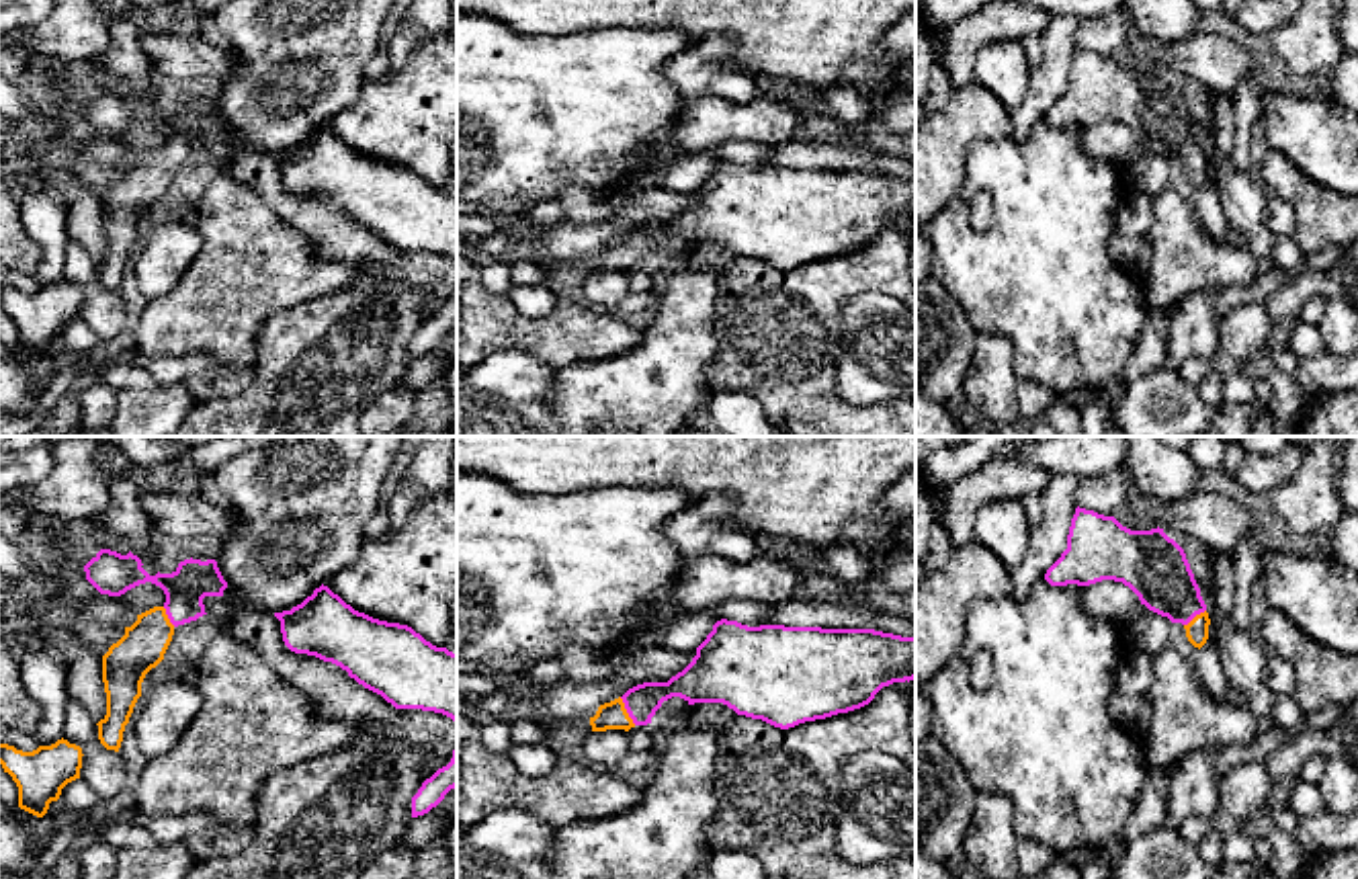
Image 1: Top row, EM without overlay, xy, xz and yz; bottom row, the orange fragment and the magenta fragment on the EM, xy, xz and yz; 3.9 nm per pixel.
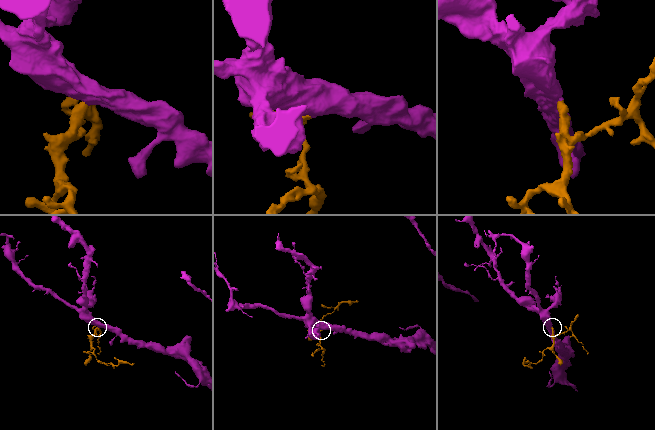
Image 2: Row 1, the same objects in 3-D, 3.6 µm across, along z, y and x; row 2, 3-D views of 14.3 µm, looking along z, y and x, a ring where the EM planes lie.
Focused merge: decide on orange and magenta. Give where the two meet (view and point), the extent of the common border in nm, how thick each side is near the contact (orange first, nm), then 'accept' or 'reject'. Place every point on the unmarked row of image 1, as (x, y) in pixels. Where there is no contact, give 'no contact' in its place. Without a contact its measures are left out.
meets orange in xz at (625, 253); contact 130 nm long; 110 nm thick on the orange side, 140 nm on the other; accept

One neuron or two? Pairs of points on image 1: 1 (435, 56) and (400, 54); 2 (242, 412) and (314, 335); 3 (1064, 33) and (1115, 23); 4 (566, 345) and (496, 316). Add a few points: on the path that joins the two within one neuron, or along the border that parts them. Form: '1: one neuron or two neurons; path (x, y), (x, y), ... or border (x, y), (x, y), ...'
1: two neurons; border (435, 37), (422, 44), (398, 68), (390, 70)
2: one neuron; path (261, 394), (298, 353)
3: two neurons; border (1082, 21), (1076, 46)
4: one neuron; path (549, 339), (513, 330)

